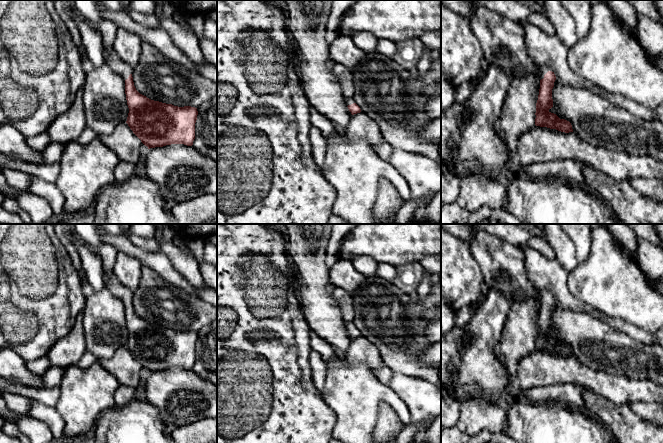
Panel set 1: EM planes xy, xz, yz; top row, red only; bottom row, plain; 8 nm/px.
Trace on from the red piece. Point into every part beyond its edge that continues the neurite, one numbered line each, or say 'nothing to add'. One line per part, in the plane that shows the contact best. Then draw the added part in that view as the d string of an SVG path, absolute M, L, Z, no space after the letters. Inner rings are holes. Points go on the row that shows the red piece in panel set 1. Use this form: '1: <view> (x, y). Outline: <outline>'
1: yz (543, 69). Outline: M540 66L540 78L543 79L544 75L548 72L548 71L552 71L553 69L550 68L549 66Z

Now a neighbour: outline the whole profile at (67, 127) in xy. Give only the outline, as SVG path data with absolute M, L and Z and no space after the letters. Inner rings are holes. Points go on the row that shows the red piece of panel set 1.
M80 89L71 107L59 115L46 132L51 142L68 143L77 140L85 128L83 89Z

